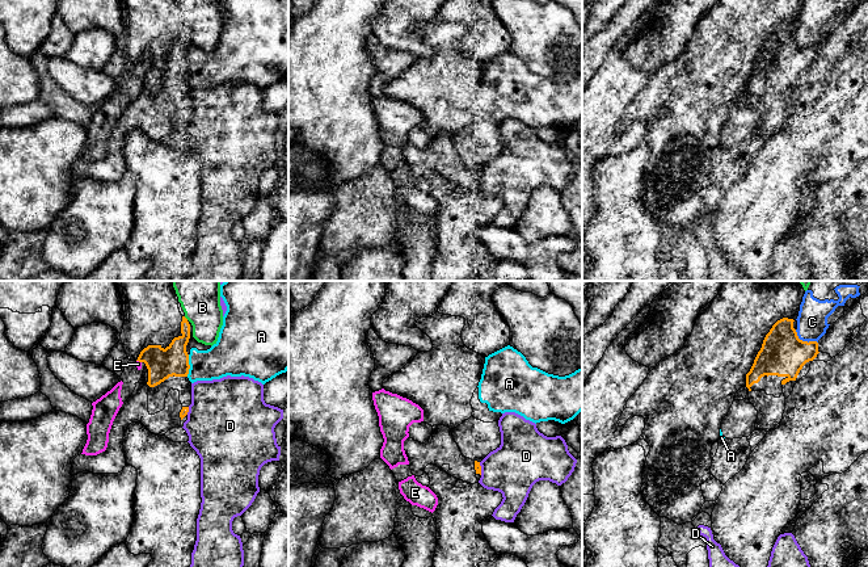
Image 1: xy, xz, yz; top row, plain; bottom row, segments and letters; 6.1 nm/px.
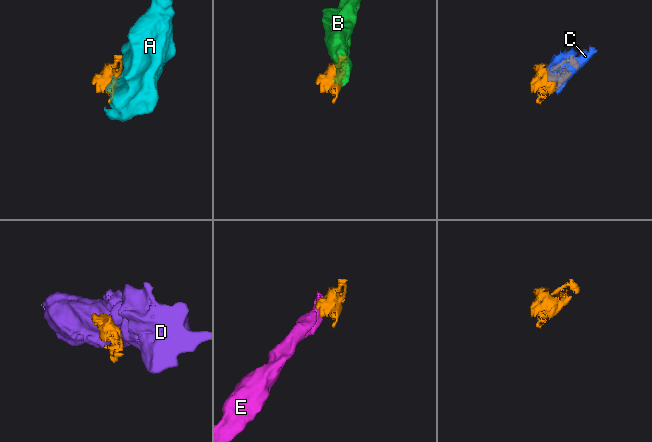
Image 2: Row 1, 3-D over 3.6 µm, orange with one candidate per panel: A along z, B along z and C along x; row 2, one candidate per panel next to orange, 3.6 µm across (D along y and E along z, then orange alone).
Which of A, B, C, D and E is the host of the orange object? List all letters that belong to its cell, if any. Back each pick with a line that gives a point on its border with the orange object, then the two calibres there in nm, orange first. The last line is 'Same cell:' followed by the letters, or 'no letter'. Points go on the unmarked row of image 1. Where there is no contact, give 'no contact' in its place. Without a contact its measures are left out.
Same cell: no letter

